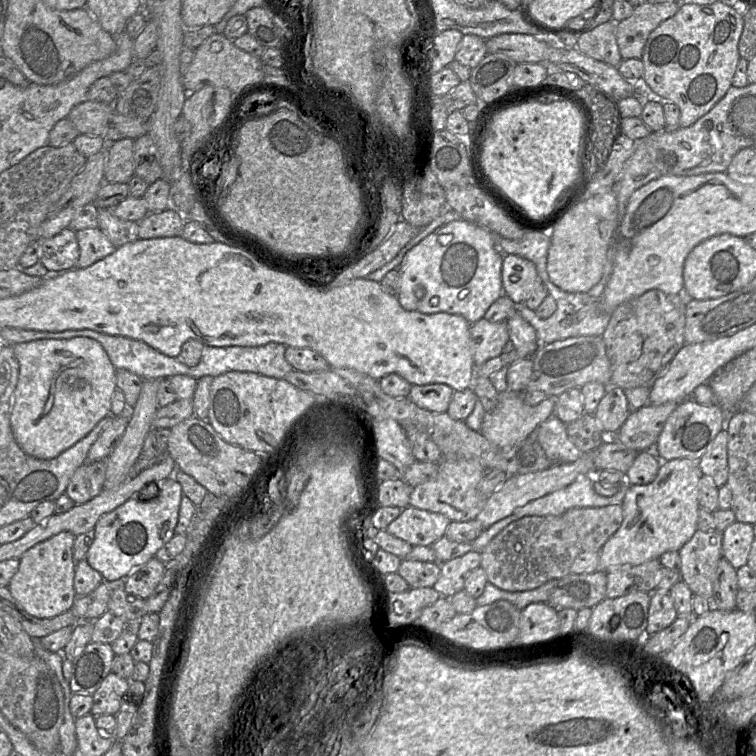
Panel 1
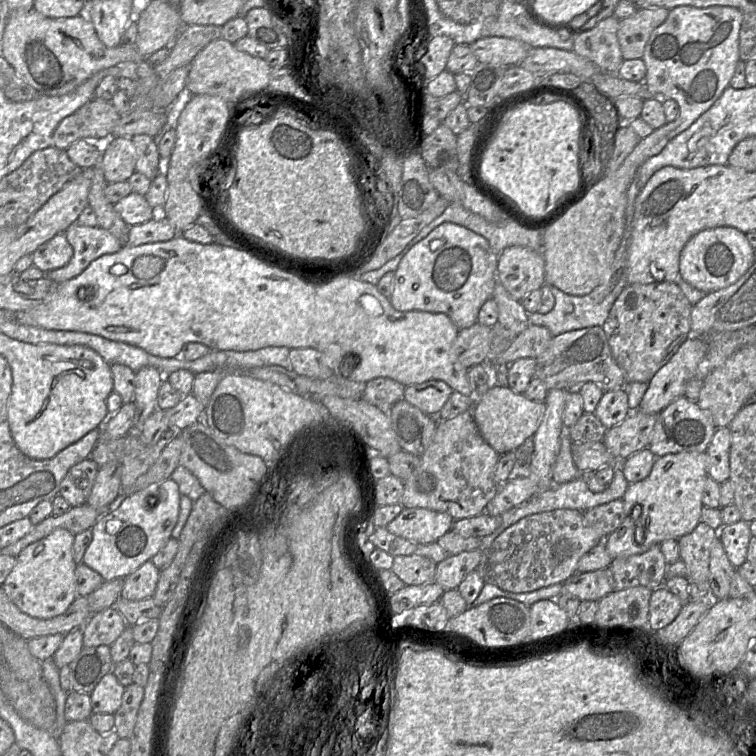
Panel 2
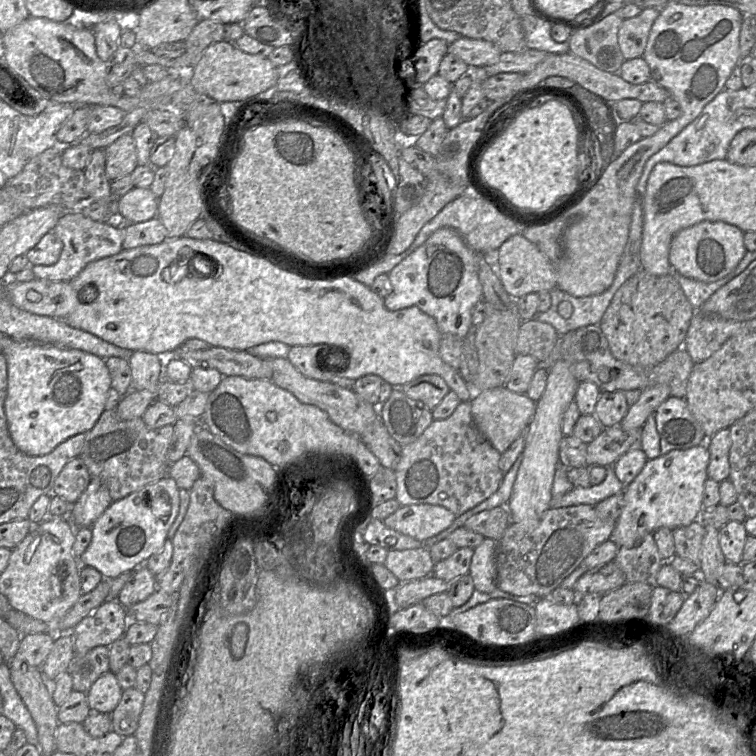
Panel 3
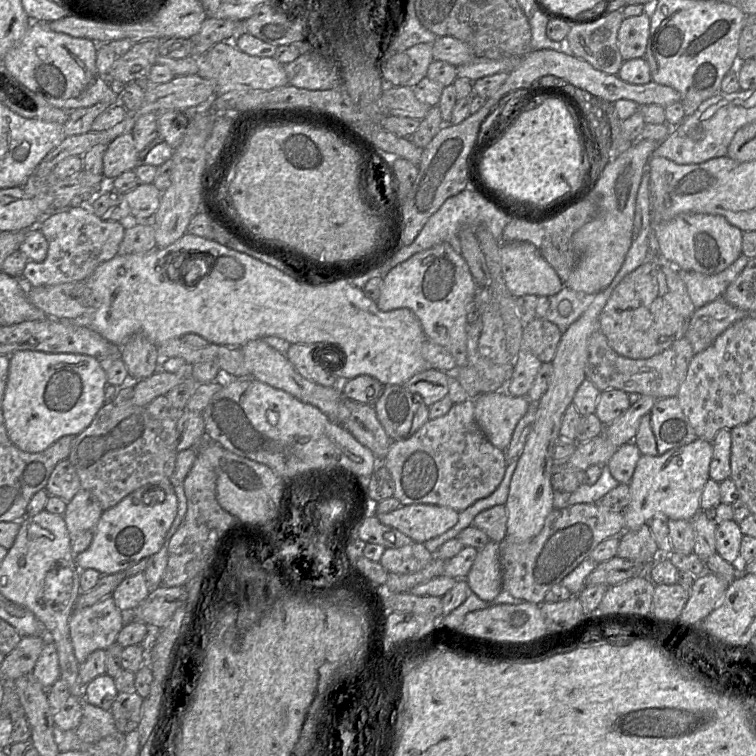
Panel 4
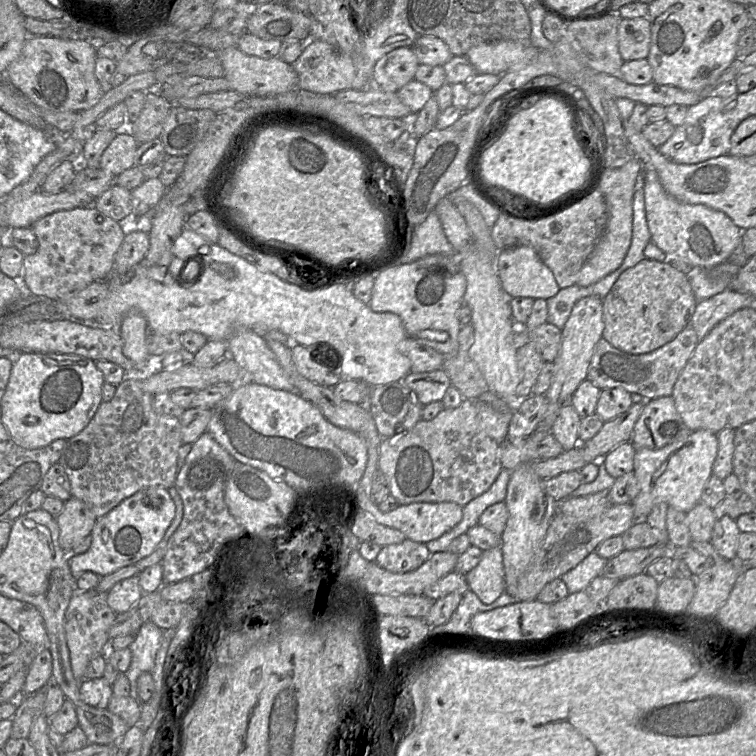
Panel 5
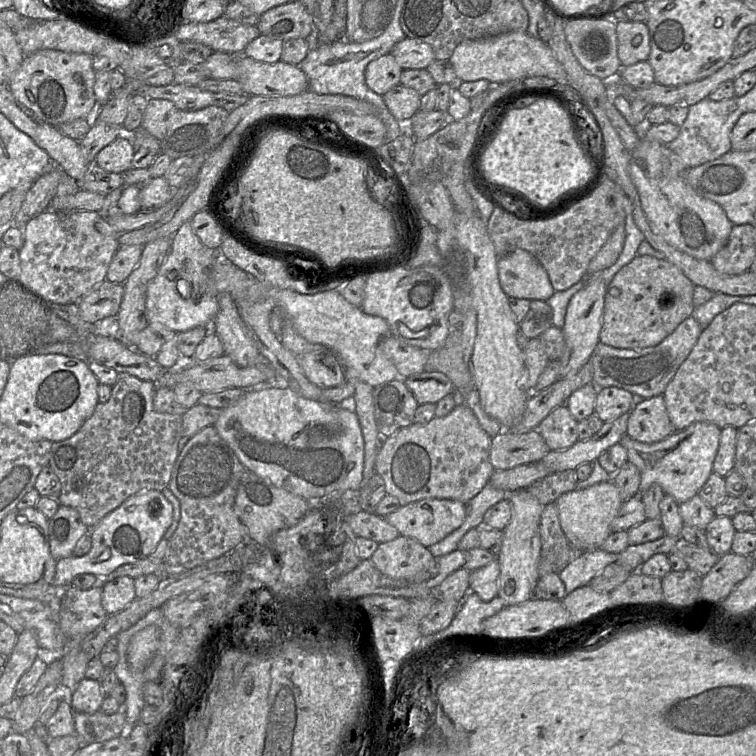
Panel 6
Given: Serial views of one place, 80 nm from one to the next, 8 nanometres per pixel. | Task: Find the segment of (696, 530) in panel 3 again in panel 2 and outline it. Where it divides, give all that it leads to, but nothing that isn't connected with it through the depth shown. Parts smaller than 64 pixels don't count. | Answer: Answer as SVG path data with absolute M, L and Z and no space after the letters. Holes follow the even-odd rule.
M700 522L690 534L677 540L680 559L686 564L690 582L707 583L710 552L718 531Z

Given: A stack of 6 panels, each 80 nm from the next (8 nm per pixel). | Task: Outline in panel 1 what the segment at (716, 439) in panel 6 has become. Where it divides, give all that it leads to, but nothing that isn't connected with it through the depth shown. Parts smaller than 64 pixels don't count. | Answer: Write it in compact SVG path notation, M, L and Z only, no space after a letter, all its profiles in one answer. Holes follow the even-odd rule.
M686 458L662 461L656 478L646 485L629 485L624 497L620 528L599 551L597 571L607 572L625 564L640 565L669 551L679 551L697 529L699 481L698 460Z

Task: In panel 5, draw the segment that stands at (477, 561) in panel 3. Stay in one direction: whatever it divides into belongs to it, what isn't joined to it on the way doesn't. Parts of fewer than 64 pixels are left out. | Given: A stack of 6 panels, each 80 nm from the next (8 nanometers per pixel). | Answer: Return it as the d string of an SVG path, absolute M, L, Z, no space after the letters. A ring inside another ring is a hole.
M501 547L483 551L482 559L466 575L467 588L484 604L491 604L506 590Z

